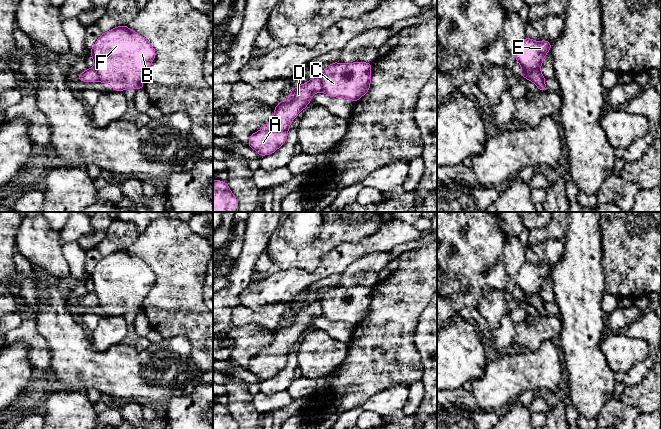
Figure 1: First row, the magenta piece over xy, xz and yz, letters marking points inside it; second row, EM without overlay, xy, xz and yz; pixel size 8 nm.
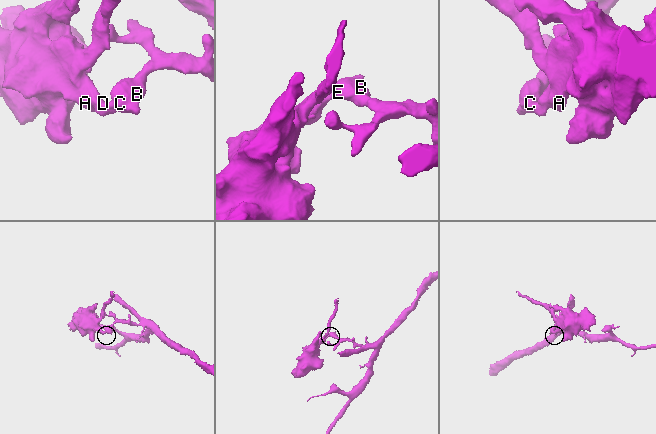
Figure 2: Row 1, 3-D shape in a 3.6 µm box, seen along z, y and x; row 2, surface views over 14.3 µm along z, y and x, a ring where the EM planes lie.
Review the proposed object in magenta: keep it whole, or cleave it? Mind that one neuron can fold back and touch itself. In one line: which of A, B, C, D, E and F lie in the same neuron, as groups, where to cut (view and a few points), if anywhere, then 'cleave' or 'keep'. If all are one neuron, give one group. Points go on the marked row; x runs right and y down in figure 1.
groups A D / B C E F; cut yz (540, 70), (534, 70), (529, 79); cleave

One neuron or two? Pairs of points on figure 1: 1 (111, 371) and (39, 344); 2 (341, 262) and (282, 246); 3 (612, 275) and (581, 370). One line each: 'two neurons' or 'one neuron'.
1: two neurons
2: two neurons
3: two neurons

